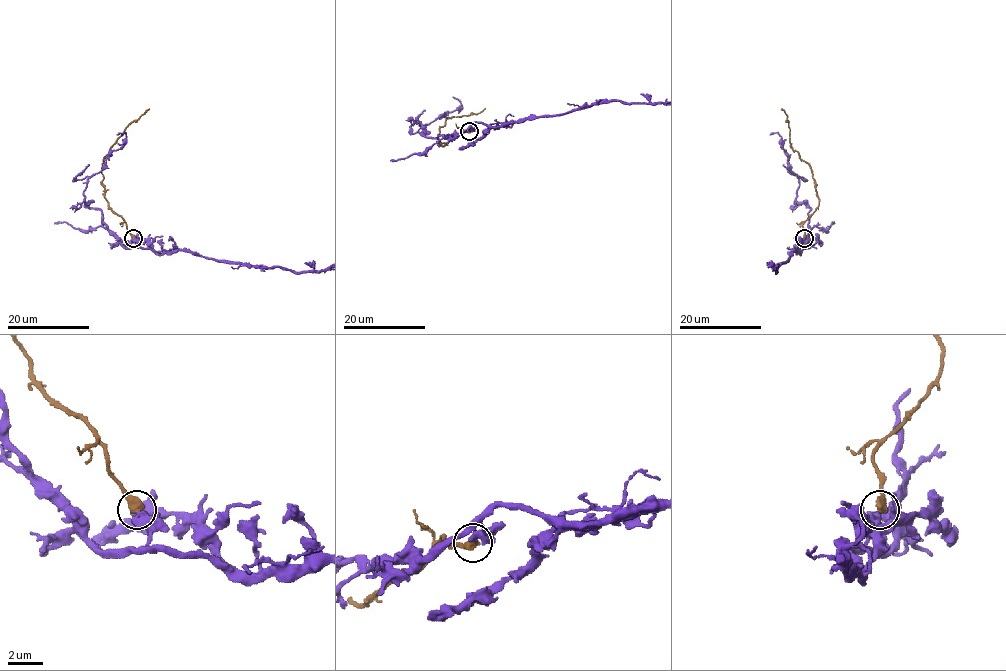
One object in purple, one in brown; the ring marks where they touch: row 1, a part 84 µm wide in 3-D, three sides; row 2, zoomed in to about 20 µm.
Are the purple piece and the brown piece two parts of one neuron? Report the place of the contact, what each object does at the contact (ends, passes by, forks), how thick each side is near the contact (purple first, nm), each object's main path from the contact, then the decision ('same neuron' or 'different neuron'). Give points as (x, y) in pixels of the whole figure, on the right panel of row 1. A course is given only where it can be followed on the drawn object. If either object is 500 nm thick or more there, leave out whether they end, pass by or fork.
place (804, 238); calibres 440 and 500 nm; course brown (804, 238), (802, 223), (819, 206), (811, 168), (791, 145), (787, 115), (780, 109); different neuron

